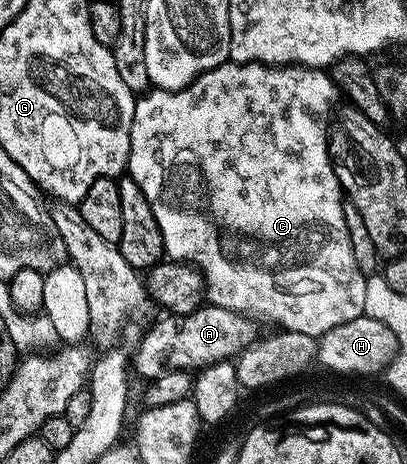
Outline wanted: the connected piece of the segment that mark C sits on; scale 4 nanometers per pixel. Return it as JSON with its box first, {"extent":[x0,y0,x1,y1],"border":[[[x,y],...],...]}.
{"extent":[127,63,367,339],"border":[[[226,63],[201,73],[185,89],[150,88],[136,98],[127,166],[128,176],[139,183],[139,191],[147,195],[147,203],[151,203],[151,211],[155,211],[155,223],[159,223],[165,244],[165,257],[175,261],[188,261],[200,269],[205,277],[208,304],[227,308],[257,321],[270,321],[273,327],[280,327],[284,331],[299,331],[315,339],[331,331],[331,327],[339,327],[339,323],[351,323],[351,319],[363,316],[367,299],[367,275],[355,263],[343,215],[343,190],[333,170],[333,160],[329,158],[329,122],[335,108],[333,93],[335,94],[333,79],[325,69],[307,69],[303,65],[274,67],[236,63]]]}

